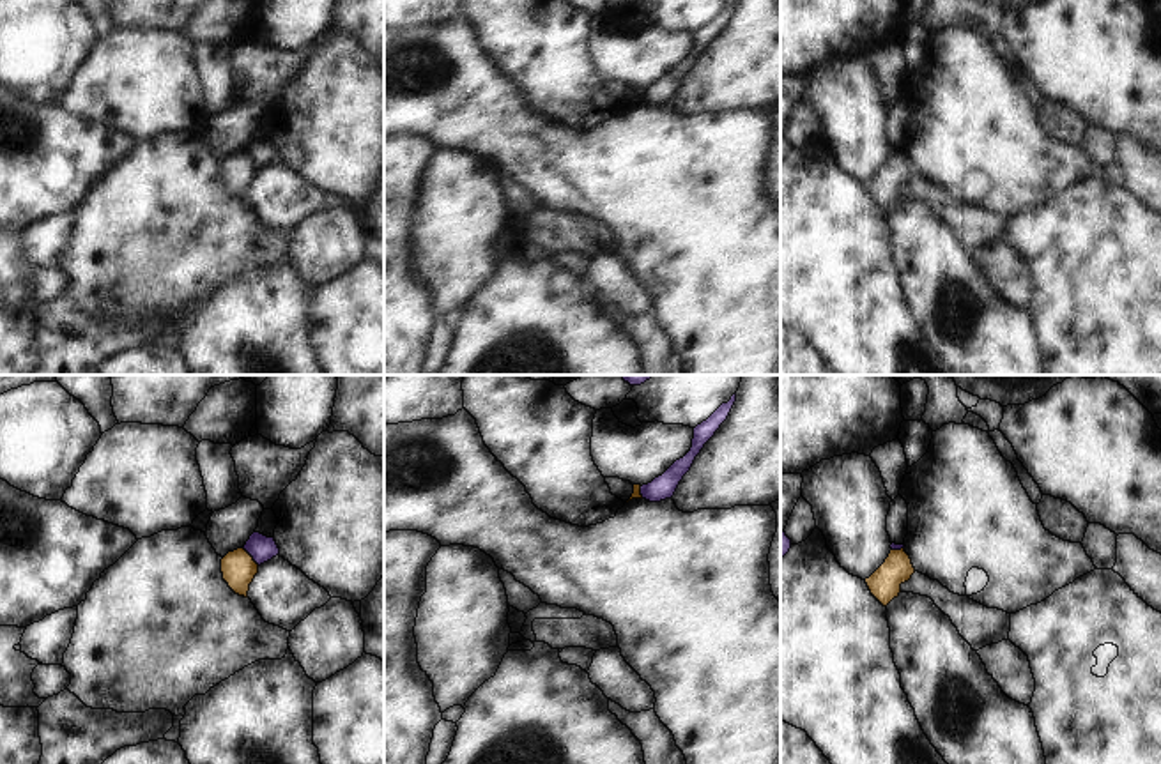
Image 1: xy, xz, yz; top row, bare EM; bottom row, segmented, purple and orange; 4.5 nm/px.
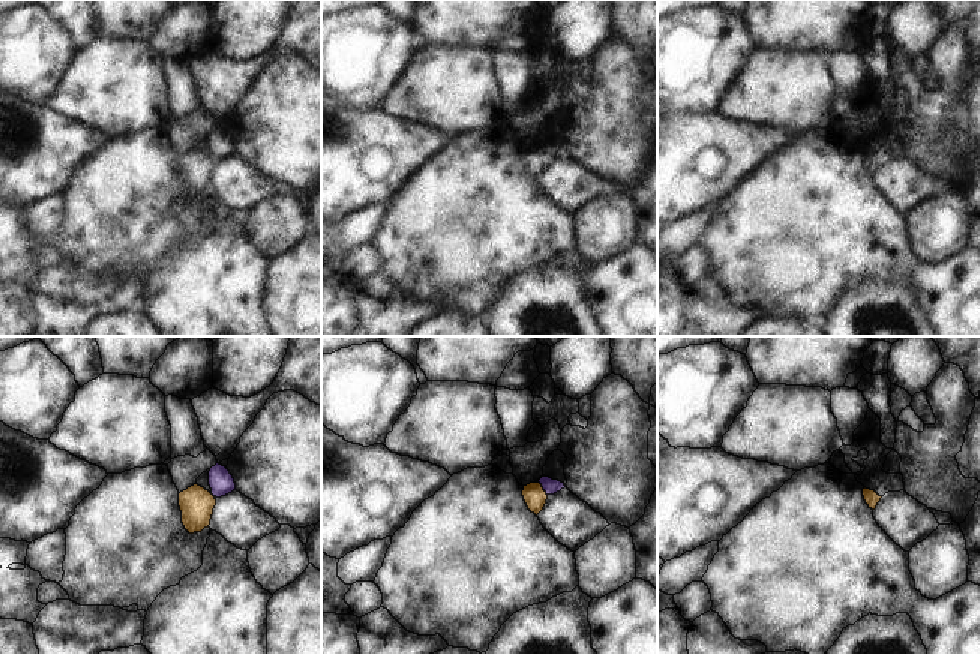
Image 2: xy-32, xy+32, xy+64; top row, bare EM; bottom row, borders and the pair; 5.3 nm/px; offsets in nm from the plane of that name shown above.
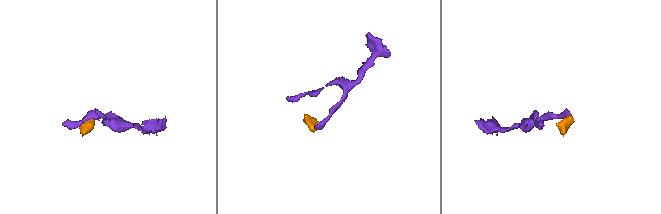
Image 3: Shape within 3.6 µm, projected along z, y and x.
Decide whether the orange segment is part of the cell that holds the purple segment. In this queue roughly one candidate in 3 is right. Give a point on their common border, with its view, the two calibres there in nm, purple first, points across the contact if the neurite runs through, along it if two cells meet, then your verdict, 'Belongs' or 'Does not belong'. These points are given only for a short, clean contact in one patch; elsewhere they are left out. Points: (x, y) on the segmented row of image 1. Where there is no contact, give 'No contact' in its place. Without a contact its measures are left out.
Touches purple at xy (250, 554). Thickness 120 nm (purple) against 150 nm. Boundary: xy (243, 547), (259, 565). Does not belong

